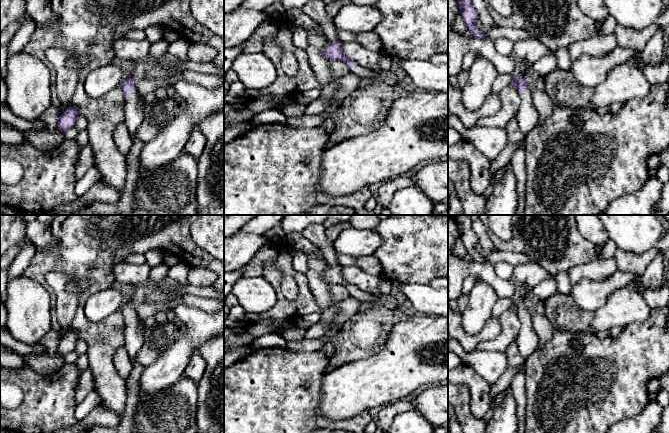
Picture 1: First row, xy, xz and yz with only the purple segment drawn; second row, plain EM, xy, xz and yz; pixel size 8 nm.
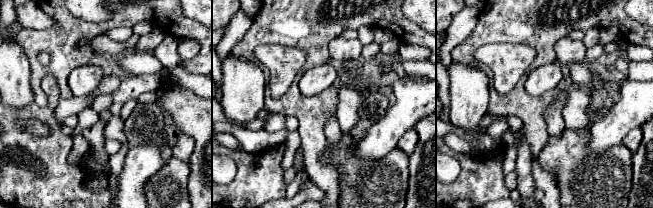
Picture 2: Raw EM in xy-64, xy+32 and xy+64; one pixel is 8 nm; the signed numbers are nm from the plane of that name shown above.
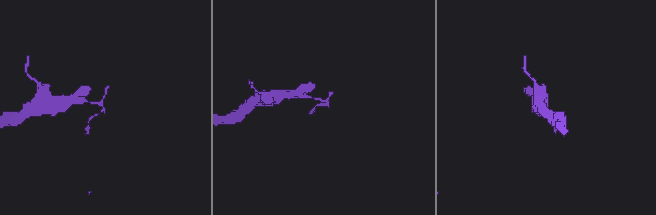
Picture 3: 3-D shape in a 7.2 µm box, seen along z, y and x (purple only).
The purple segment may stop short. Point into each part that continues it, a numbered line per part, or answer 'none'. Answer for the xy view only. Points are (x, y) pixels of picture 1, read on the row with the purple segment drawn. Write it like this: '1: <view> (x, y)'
1: xy (134, 110)

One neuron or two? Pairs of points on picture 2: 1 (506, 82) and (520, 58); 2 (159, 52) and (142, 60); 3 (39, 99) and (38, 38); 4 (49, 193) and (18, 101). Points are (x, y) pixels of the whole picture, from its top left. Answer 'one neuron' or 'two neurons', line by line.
1: one neuron
2: two neurons
3: one neuron
4: two neurons

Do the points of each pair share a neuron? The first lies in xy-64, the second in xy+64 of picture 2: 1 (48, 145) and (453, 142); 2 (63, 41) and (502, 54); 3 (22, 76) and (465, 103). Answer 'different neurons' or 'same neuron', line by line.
1: different neurons
2: different neurons
3: same neuron

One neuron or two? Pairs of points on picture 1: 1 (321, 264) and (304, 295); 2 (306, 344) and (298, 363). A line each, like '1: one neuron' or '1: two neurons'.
1: two neurons
2: two neurons

